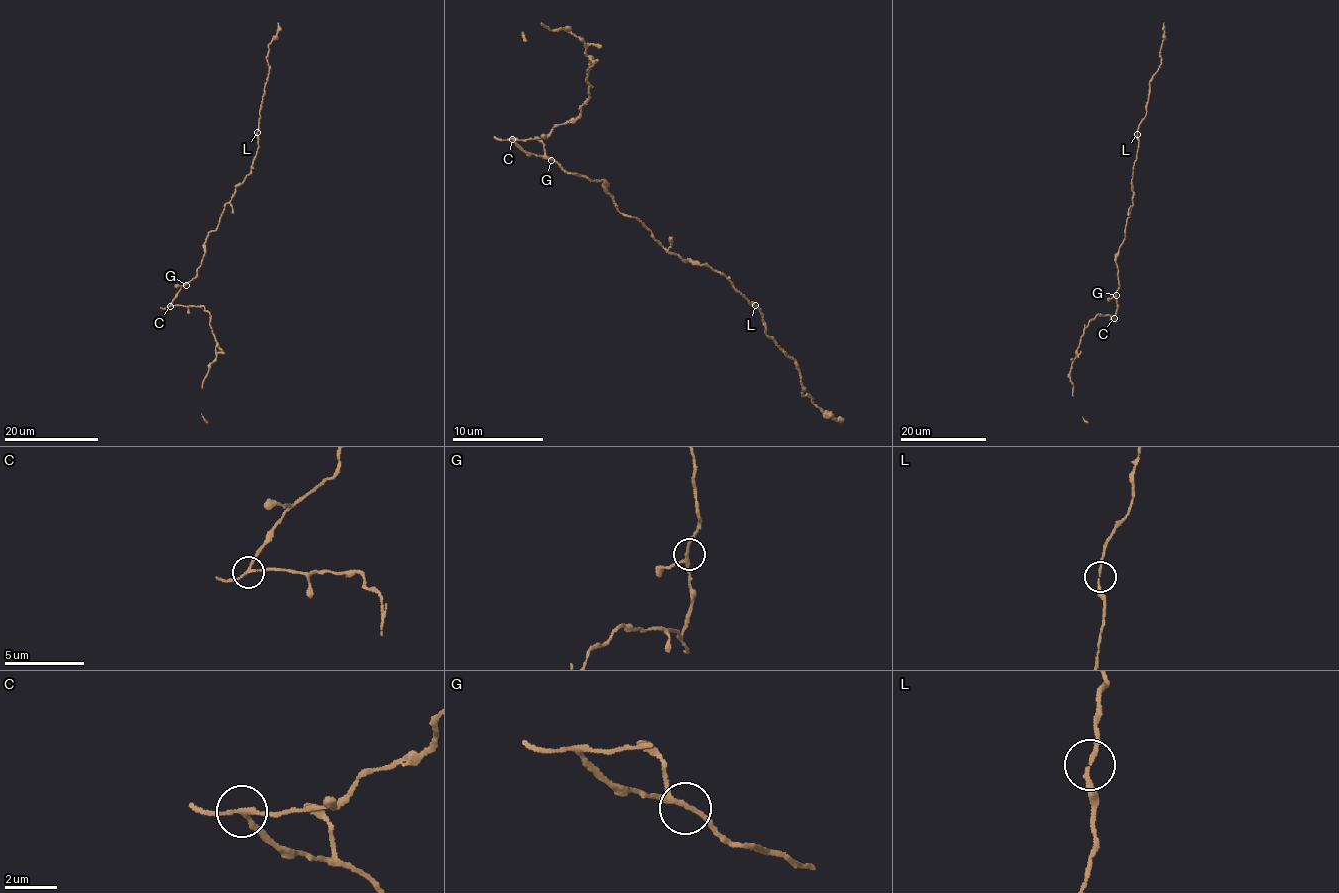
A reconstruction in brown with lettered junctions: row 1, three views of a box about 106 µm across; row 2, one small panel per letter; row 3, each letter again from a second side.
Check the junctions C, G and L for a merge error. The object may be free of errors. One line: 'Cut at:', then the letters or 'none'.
Cut at: C

